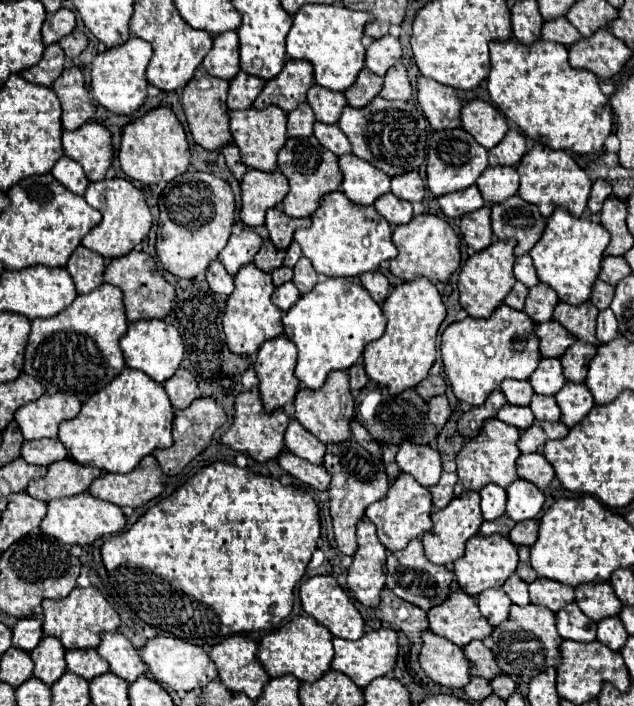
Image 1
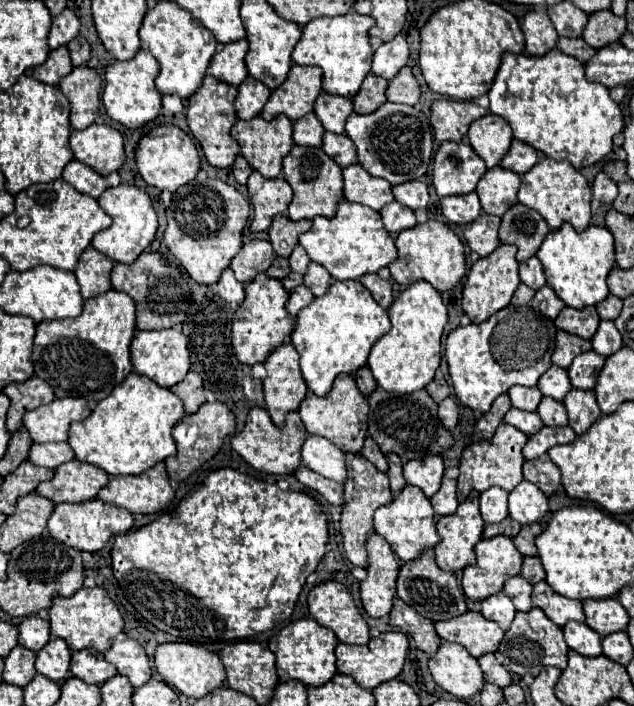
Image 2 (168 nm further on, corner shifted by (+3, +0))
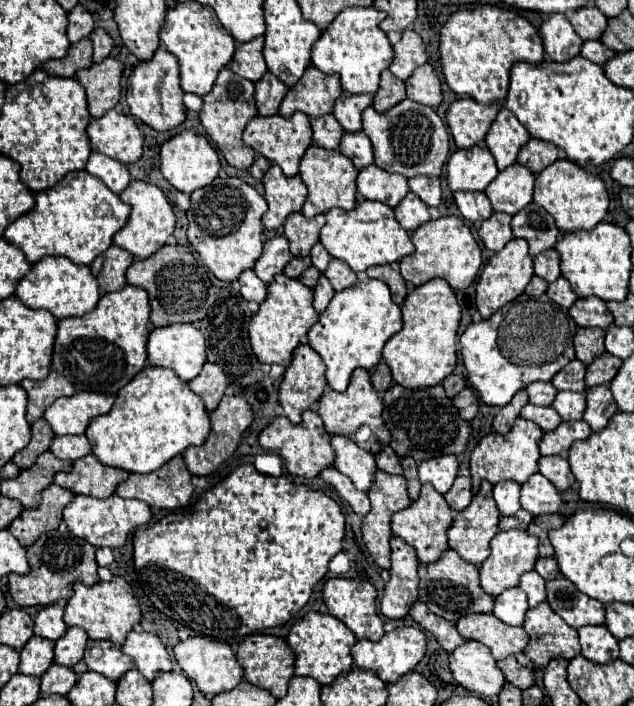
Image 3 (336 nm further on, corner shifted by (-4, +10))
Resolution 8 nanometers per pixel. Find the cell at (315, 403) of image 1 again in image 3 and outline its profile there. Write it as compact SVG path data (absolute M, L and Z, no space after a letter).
M360 368L352 374L350 386L346 392L334 392L334 390L326 390L324 396L318 402L318 414L324 420L324 426L328 430L330 436L350 436L354 440L354 432L360 426L368 426L372 430L370 440L366 442L358 442L360 448L368 450L370 454L380 454L388 444L390 444L390 430L386 428L384 420L382 420L382 410L384 410L384 402L380 398L378 392L374 392L374 386L370 382L370 372Z

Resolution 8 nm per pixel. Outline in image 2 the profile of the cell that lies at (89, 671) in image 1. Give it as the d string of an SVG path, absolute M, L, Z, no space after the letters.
M77 650L71 656L71 666L69 670L73 672L73 676L81 678L87 684L103 684L105 680L109 680L113 674L117 674L117 670L103 658L101 652L93 652L93 650Z

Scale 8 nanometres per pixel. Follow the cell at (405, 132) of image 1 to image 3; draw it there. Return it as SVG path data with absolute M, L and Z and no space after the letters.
M406 98L386 114L378 114L372 108L364 110L362 120L364 120L364 132L372 140L374 164L378 168L392 174L402 174L406 178L418 174L428 176L442 174L442 168L450 154L450 134L434 108Z

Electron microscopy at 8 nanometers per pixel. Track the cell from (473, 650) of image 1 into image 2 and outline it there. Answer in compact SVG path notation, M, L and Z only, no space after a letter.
M483 654L479 658L479 666L483 670L485 682L491 682L499 688L505 688L505 684L511 684L511 674L497 662L497 658L493 654Z

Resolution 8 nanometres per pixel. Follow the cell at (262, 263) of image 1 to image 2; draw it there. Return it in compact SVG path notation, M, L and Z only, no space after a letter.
M277 256L277 258L273 260L273 264L269 266L269 270L267 270L267 274L269 274L271 278L277 278L277 280L285 278L289 272L291 272L289 260L287 260L287 258L281 258L281 256Z

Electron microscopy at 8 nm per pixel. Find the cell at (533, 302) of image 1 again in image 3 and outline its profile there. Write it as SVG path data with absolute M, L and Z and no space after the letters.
M558 278L556 282L552 282L548 286L548 292L546 294L548 294L550 300L554 300L556 304L560 304L564 308L570 308L578 300L578 296L572 292L570 282L566 278Z

